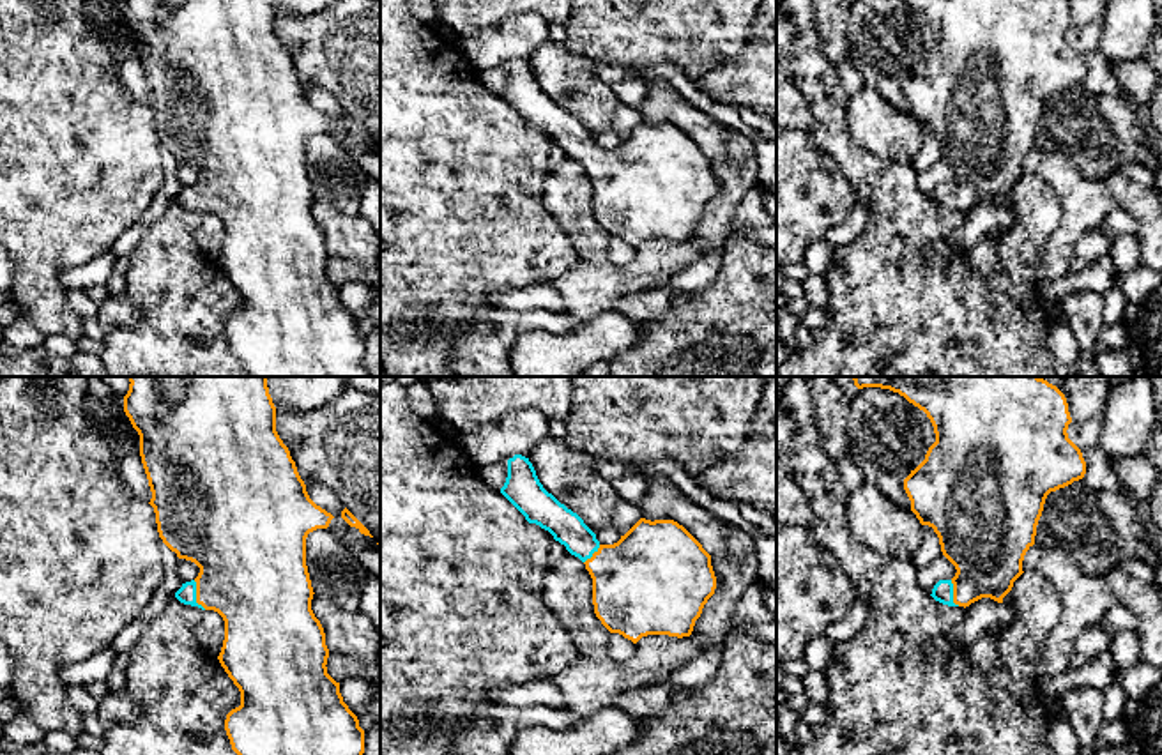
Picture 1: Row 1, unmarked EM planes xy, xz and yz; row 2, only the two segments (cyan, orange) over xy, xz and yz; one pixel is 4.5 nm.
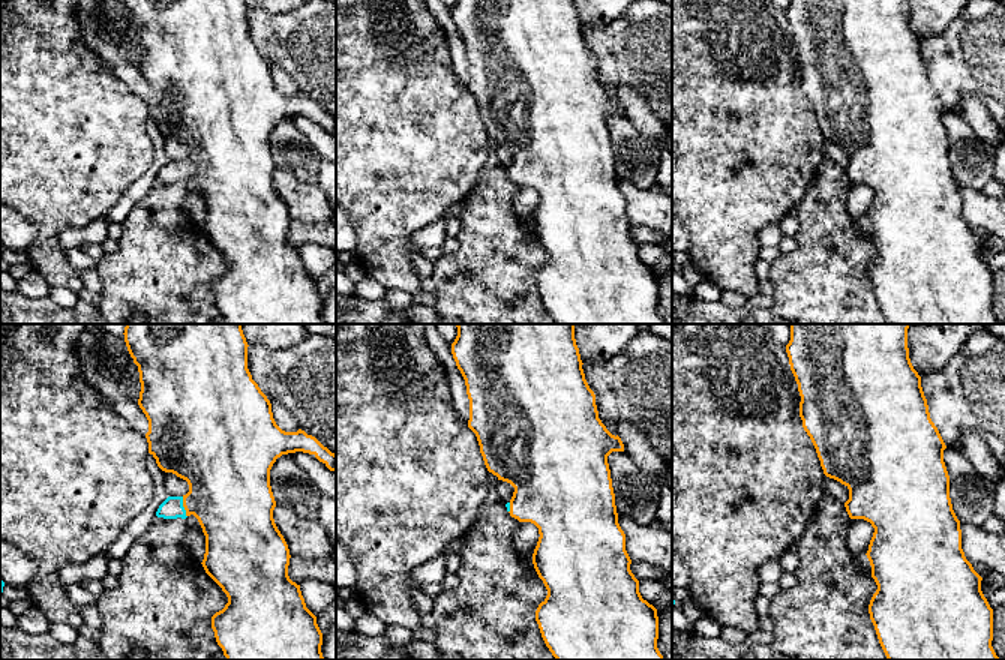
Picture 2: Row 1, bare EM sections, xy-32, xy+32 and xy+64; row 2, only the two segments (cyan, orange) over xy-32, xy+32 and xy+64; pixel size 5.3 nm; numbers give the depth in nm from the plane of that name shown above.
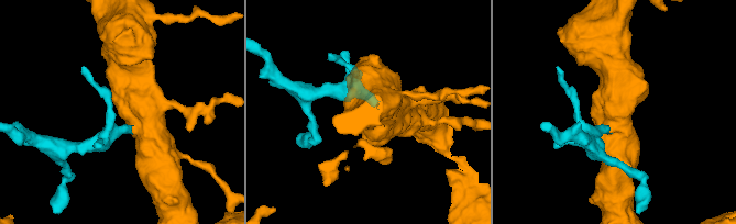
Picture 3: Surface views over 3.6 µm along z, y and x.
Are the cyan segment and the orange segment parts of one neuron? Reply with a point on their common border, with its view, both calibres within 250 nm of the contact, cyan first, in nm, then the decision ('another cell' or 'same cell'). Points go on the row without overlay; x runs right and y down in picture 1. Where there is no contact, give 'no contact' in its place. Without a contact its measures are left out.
meets cyan in xy at (195, 200); 90 nm thick on the cyan side, 420 nm on the other; same cell

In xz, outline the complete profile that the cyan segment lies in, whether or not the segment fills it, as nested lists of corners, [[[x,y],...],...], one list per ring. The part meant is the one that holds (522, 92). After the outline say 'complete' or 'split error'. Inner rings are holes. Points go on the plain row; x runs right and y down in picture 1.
[[[529,62],[508,64],[508,81],[501,97],[525,120],[548,134],[555,145],[578,161],[592,182],[594,217],[610,237],[637,248],[647,239],[690,240],[704,209],[715,198],[716,180],[711,159],[674,124],[640,122],[614,149],[601,149],[584,124],[561,108],[539,87]]]; split error

